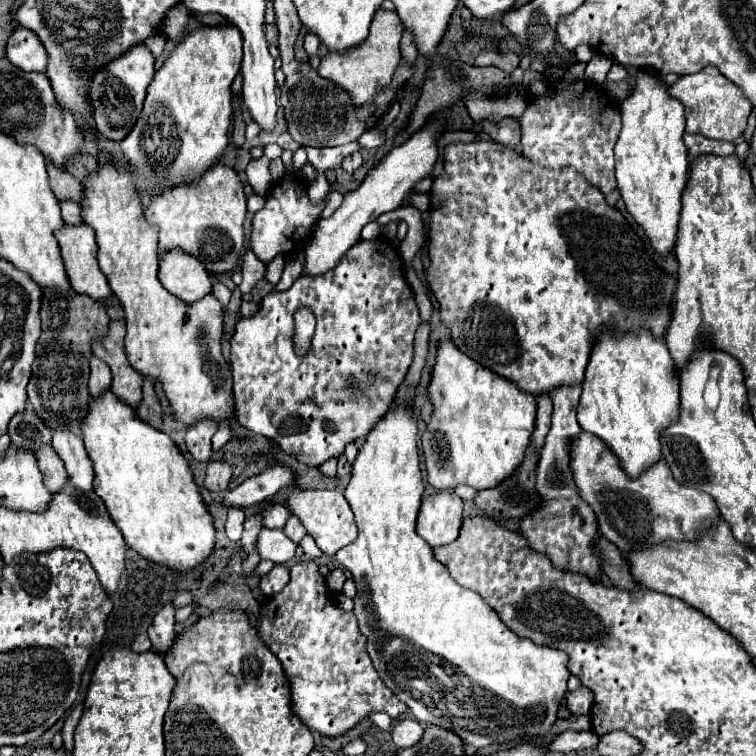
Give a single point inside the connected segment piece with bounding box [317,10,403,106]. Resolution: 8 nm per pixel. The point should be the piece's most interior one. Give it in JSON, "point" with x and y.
{"point":[363,71]}

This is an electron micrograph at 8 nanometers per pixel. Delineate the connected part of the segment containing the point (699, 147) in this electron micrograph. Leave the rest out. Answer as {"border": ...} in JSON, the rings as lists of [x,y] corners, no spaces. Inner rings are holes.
{"border":[[[685,134],[685,146],[689,152],[689,160],[693,162],[699,156],[713,154],[713,156],[731,156],[735,146],[731,142],[719,142],[719,140],[709,140],[701,134]]]}

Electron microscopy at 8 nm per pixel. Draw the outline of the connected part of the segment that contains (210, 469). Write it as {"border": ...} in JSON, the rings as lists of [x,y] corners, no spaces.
{"border":[[[209,460],[207,462],[207,476],[203,488],[211,492],[223,492],[231,480],[231,466],[223,460]]]}

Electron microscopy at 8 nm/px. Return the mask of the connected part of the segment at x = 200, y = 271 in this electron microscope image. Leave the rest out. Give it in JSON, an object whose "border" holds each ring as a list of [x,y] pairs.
{"border":[[[183,250],[161,254],[159,282],[185,304],[193,304],[203,296],[209,296],[213,288],[213,280],[205,266]]]}

